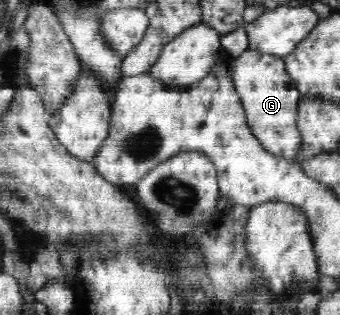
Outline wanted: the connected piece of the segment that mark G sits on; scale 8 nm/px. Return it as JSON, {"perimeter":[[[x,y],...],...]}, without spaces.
{"perimeter":[[[249,48],[228,60],[238,96],[242,101],[248,126],[266,151],[292,161],[302,148],[296,112],[302,97],[286,72],[283,57],[264,54]]]}

